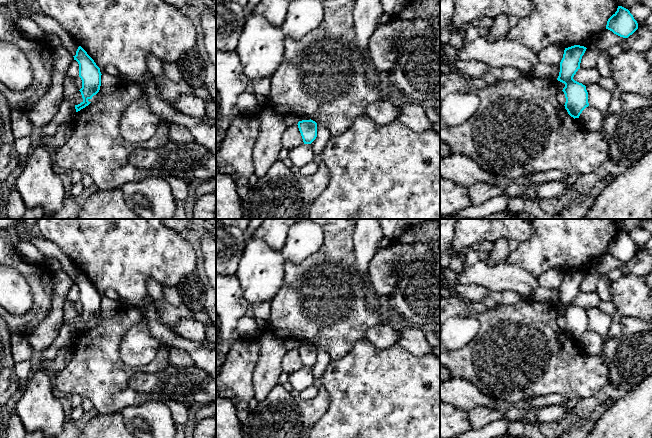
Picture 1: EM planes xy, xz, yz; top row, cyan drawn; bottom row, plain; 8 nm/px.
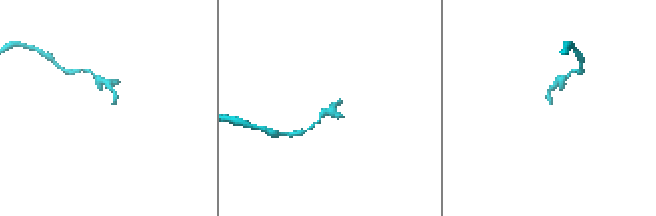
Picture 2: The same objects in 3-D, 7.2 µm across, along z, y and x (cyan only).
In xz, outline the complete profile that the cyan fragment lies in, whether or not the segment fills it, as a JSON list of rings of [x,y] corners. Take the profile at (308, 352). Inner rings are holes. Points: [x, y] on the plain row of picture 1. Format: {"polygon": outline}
{"polygon": [[[302,344],[298,346],[304,368],[311,368],[317,361],[317,347],[313,344]]]}

